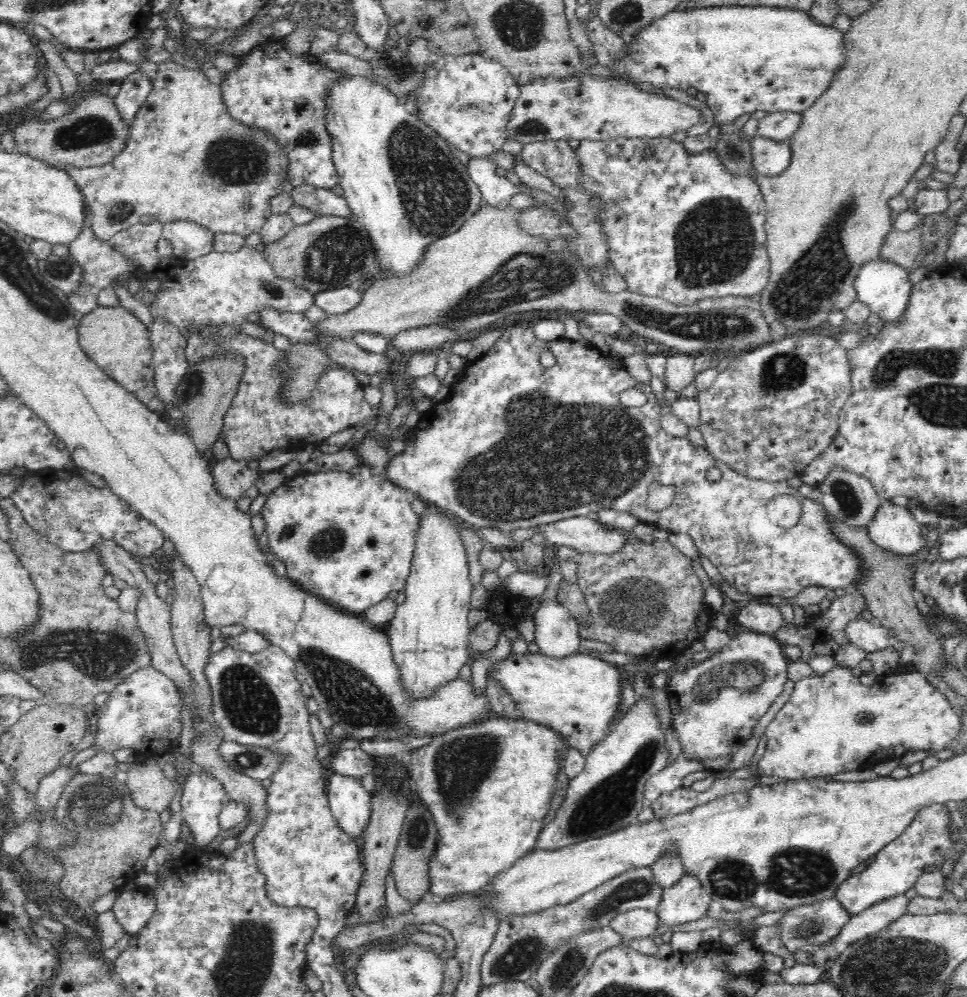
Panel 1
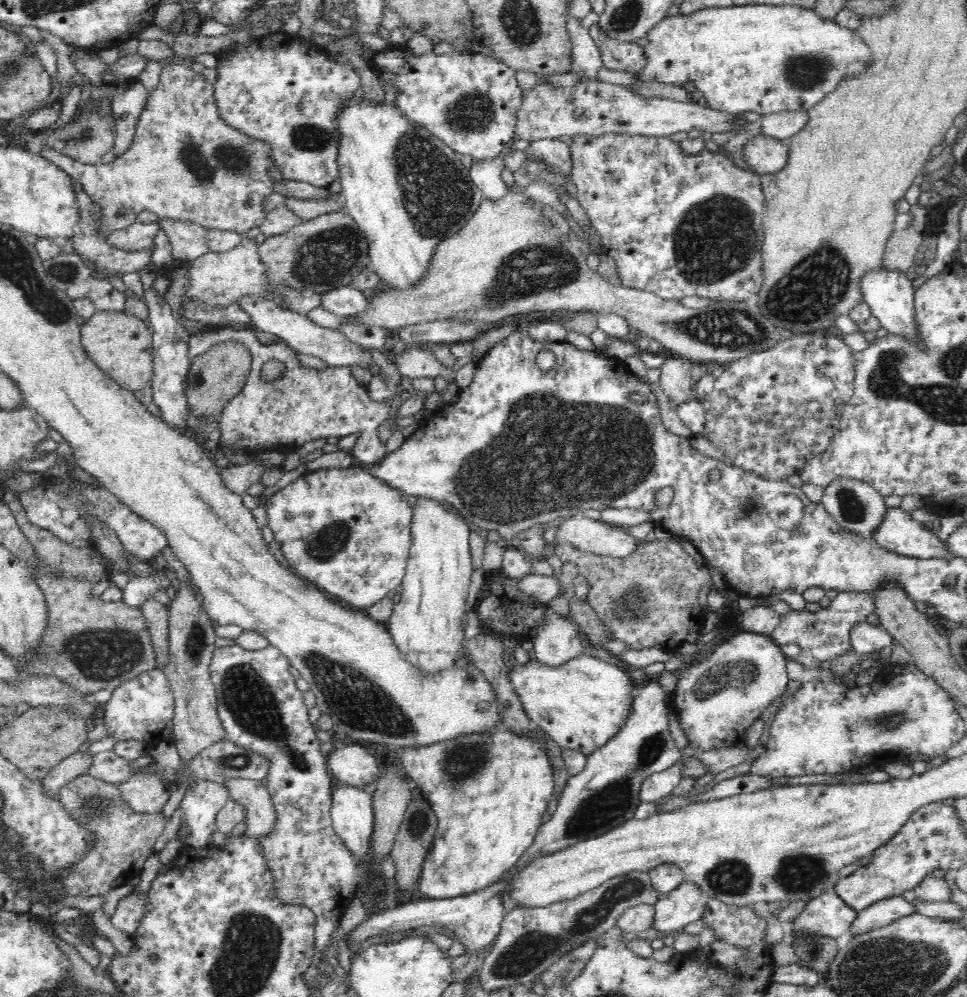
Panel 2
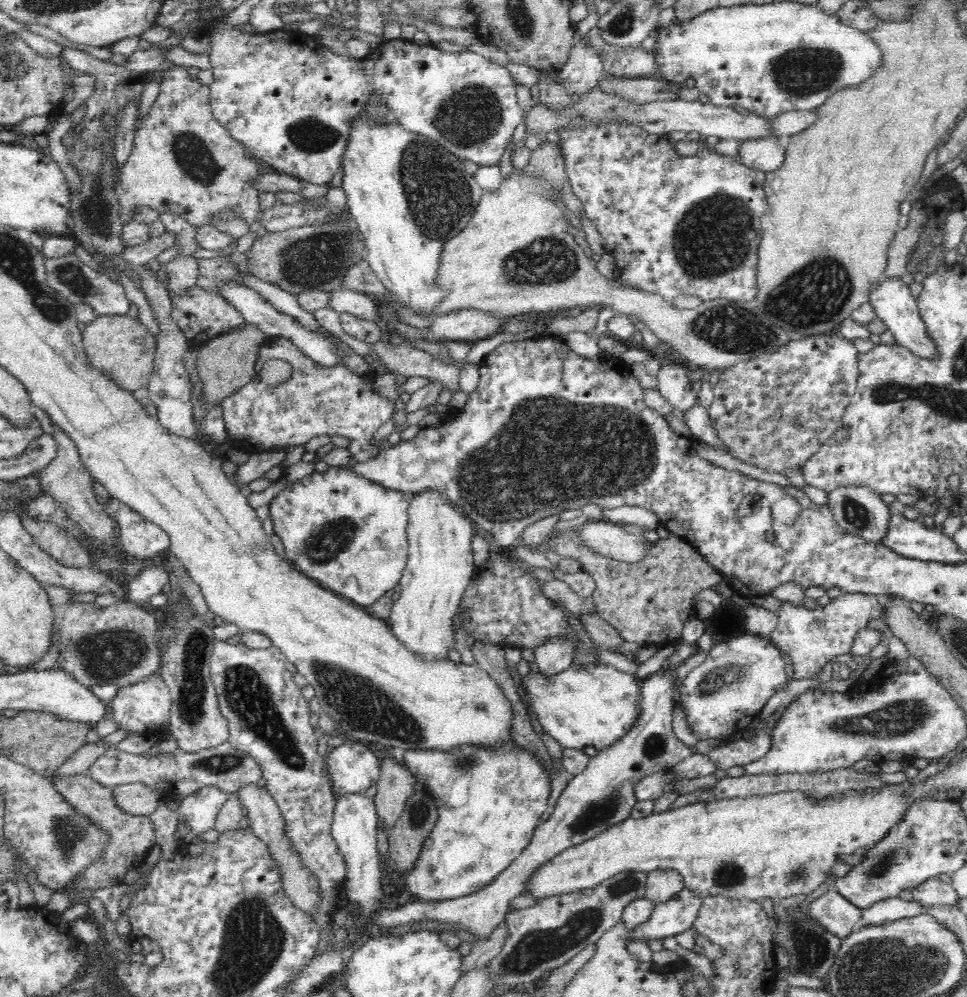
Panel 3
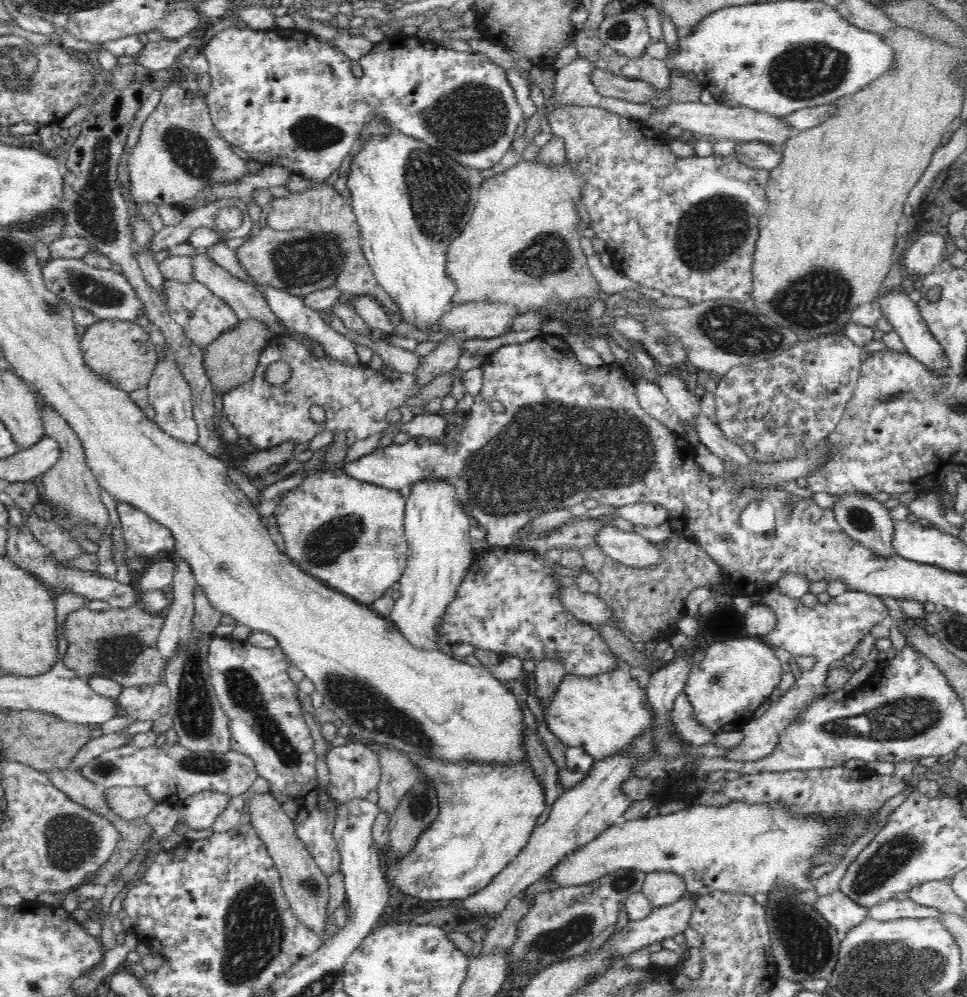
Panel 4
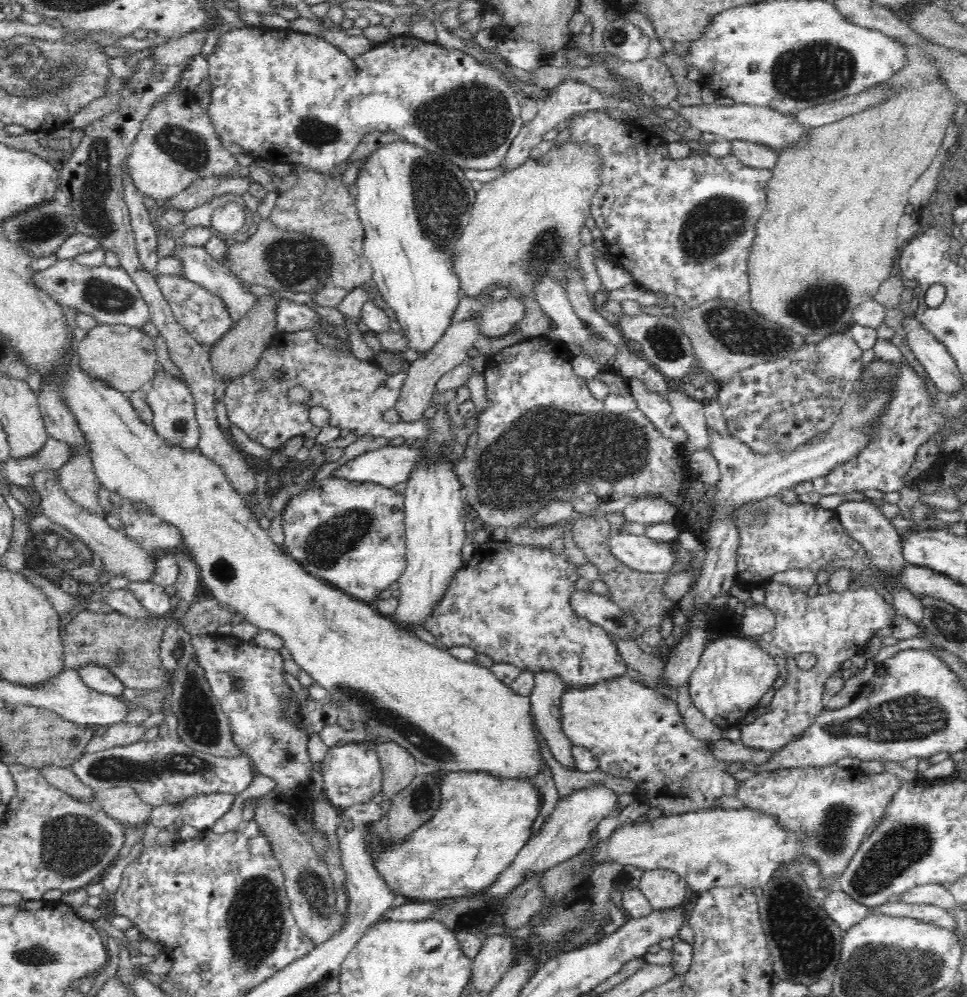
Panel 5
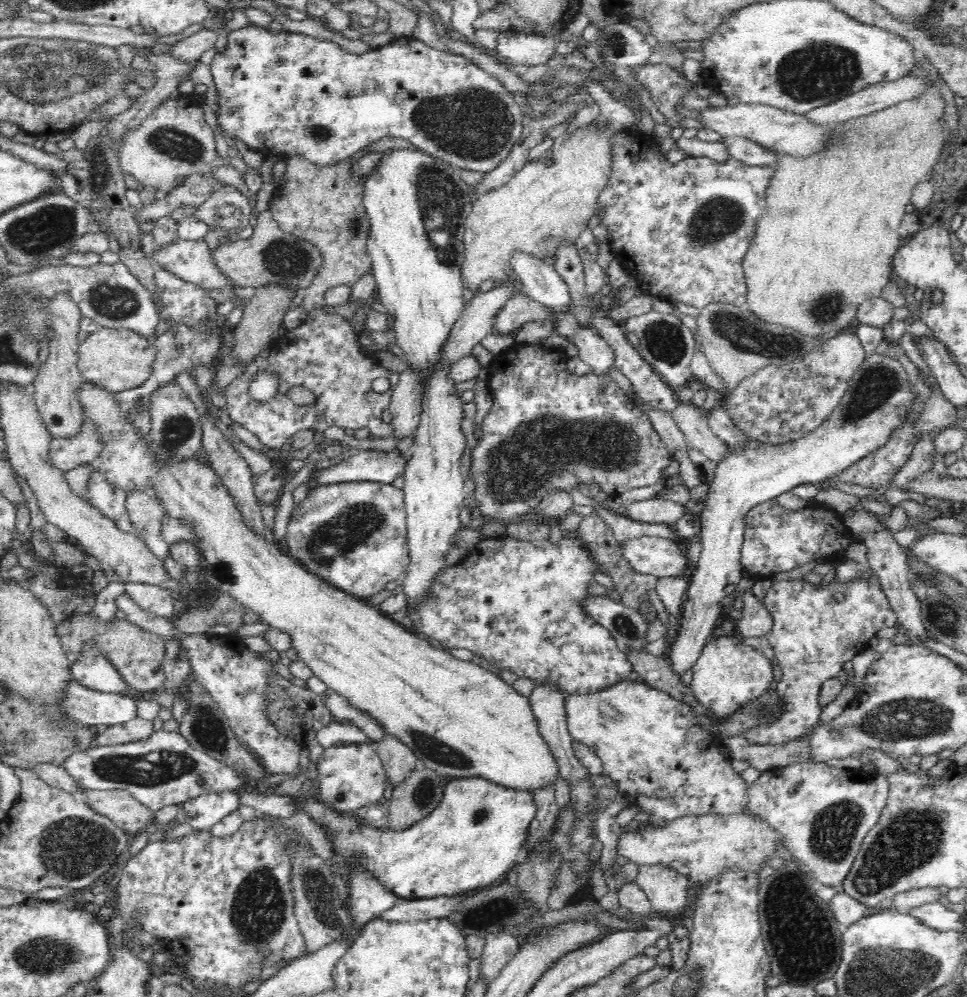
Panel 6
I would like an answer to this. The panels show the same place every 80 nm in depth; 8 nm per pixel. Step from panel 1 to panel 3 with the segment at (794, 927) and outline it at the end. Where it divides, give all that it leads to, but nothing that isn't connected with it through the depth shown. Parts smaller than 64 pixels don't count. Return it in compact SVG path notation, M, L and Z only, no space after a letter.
M835 889L827 890L808 905L808 913L841 939L856 930L864 914L864 909L852 904Z

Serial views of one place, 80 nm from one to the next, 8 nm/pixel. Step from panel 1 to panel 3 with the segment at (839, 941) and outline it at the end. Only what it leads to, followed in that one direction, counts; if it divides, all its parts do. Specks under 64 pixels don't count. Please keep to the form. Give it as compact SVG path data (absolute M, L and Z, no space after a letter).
M900 897L884 899L870 908L864 909L858 928L869 924L883 925L901 918L920 916L926 913L928 913L928 909L914 899L904 900Z

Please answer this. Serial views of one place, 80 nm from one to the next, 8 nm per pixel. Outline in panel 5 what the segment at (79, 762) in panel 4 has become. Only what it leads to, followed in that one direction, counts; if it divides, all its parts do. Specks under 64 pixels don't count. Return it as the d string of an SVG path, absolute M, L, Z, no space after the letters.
M121 722L114 724L109 726L102 735L94 734L92 740L86 745L84 753L141 741L146 736L146 730L148 728L142 722Z

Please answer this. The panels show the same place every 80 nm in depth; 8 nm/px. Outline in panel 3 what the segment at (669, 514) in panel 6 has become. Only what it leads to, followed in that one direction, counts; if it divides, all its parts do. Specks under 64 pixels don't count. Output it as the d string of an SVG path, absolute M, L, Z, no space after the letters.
M619 506L618 508L603 509L602 520L616 524L636 524L650 532L661 524L660 515L641 506Z

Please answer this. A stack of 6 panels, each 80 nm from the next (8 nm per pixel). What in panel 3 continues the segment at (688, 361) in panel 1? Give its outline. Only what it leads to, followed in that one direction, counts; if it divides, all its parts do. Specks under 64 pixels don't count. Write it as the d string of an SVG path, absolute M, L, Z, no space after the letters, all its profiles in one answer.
M681 364L663 365L658 372L658 388L662 396L682 415L698 403L698 394L688 379L690 368Z

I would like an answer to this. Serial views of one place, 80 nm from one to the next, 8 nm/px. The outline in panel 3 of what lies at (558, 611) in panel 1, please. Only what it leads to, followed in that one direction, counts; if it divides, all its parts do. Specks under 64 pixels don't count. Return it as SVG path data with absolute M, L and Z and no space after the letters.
M552 640L548 645L535 651L535 670L547 680L568 670L573 662L573 648L570 644L560 644L562 640Z

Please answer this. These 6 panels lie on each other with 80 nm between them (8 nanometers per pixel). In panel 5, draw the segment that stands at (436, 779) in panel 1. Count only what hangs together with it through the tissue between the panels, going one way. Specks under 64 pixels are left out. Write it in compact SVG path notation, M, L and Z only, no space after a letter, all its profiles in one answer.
M446 772L440 780L441 804L435 815L400 842L385 843L378 834L368 832L366 849L382 880L396 894L408 900L449 901L474 896L496 882L529 842L532 824L540 812L538 791L524 779L502 780L487 772Z

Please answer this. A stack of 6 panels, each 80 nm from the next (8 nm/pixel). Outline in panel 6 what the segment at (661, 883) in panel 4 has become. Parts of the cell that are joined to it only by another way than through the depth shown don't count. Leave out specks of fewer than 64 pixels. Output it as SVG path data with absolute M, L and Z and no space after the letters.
M662 863L641 864L635 881L650 899L655 914L678 916L685 910L690 879L678 870Z

